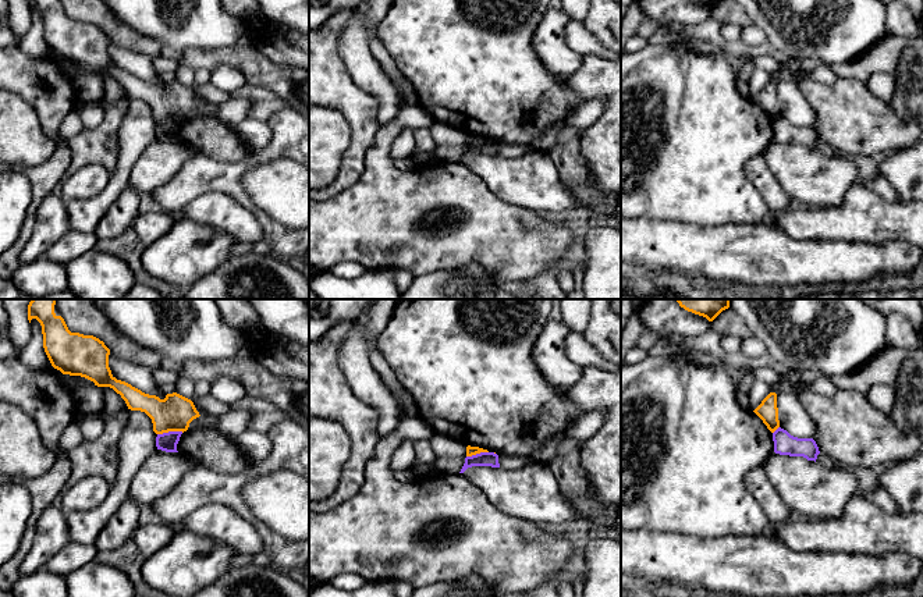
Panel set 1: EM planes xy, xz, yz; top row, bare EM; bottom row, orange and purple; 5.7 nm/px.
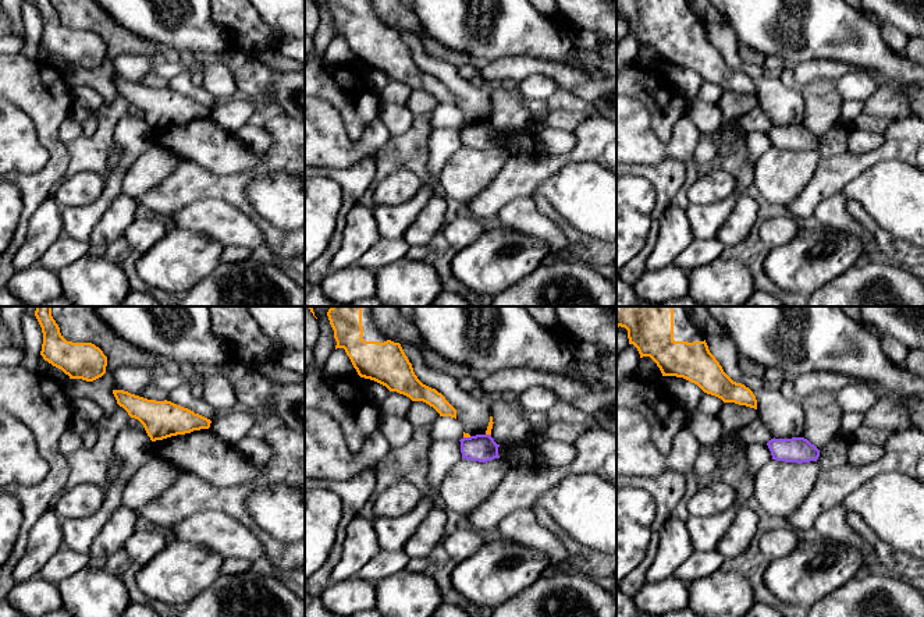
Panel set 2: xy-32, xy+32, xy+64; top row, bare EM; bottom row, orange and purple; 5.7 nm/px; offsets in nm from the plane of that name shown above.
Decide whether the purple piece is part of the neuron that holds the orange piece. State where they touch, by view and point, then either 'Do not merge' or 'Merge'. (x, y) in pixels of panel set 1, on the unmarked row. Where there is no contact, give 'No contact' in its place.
Touches orange at xy (170, 118). Do not merge

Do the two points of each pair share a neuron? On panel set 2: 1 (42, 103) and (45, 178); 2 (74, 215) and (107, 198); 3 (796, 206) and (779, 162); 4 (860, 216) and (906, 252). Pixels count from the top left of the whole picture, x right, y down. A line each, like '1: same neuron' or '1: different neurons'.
1: same neuron
2: same neuron
3: different neurons
4: same neuron

